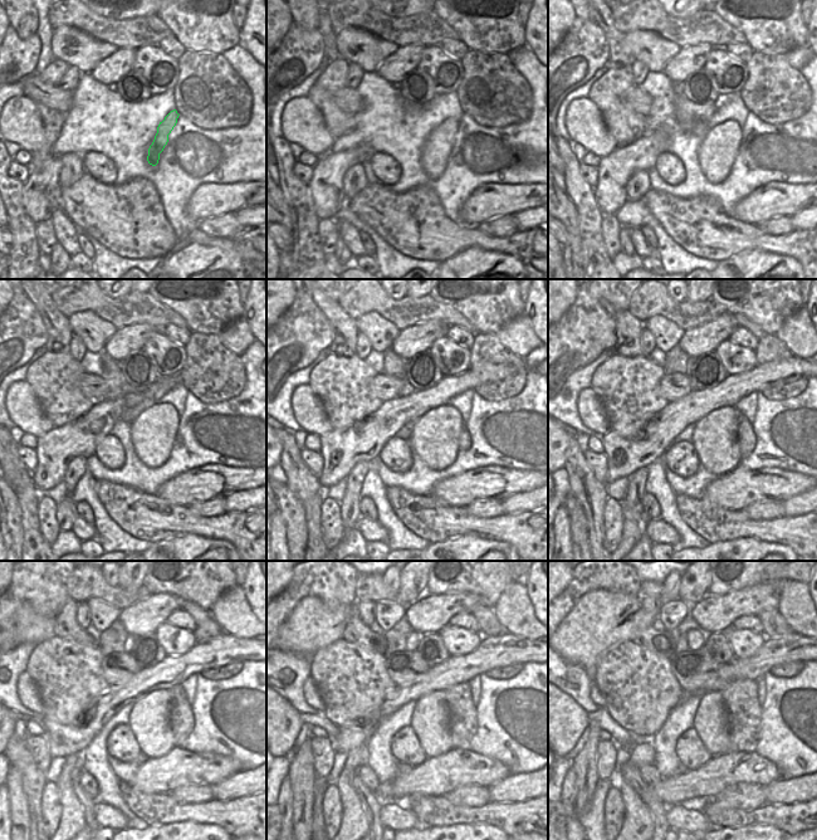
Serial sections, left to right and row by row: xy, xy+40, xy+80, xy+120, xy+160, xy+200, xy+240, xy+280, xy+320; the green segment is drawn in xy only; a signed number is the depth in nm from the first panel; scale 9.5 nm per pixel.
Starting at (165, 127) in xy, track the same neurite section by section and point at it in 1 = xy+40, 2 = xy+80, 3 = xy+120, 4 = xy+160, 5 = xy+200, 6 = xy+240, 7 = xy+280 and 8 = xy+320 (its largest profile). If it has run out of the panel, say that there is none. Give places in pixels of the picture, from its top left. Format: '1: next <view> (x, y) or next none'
1: next xy+40 (438, 146)
2: next xy+80 (717, 152)
3: next xy+120 (153, 433)
4: next xy+160 (435, 435)
5: next xy+200 (715, 436)
6: next xy+240 (150, 716)
7: next xy+280 (431, 721)
8: next xy+320 (710, 722)

